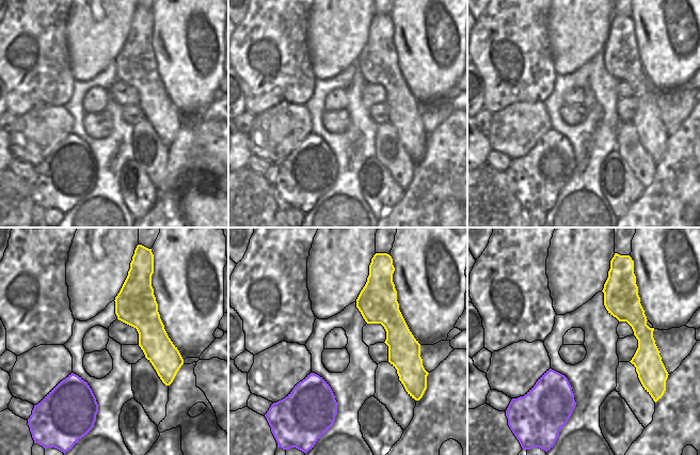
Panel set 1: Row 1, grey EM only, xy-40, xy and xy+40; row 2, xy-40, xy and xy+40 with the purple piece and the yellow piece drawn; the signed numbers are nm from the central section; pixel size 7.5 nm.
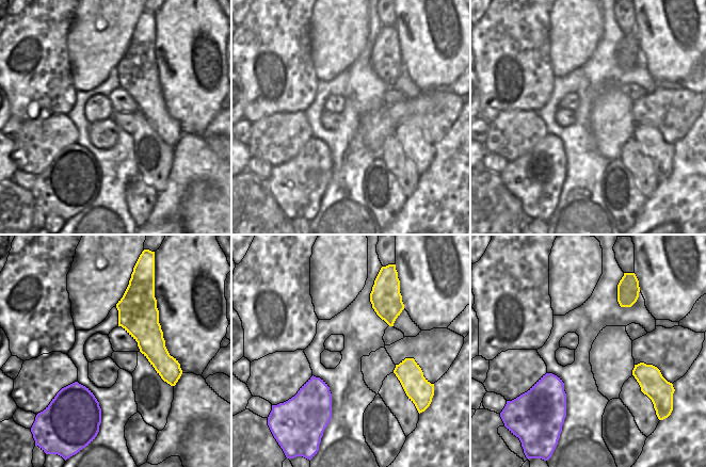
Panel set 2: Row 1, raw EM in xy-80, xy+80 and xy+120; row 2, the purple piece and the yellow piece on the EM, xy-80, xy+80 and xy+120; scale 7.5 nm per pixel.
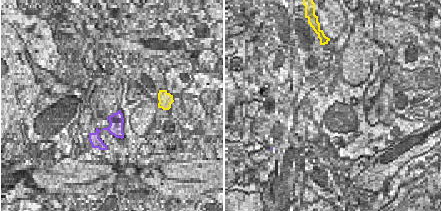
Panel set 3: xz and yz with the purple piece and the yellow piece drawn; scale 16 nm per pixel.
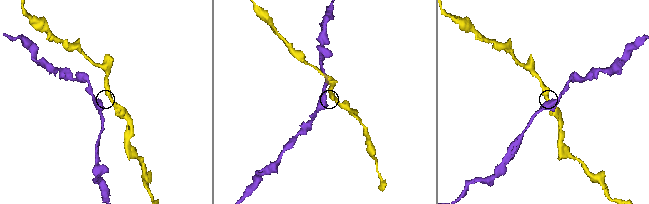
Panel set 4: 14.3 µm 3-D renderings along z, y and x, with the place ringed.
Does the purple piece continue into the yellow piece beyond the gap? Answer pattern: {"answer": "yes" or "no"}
{"answer": "yes"}

